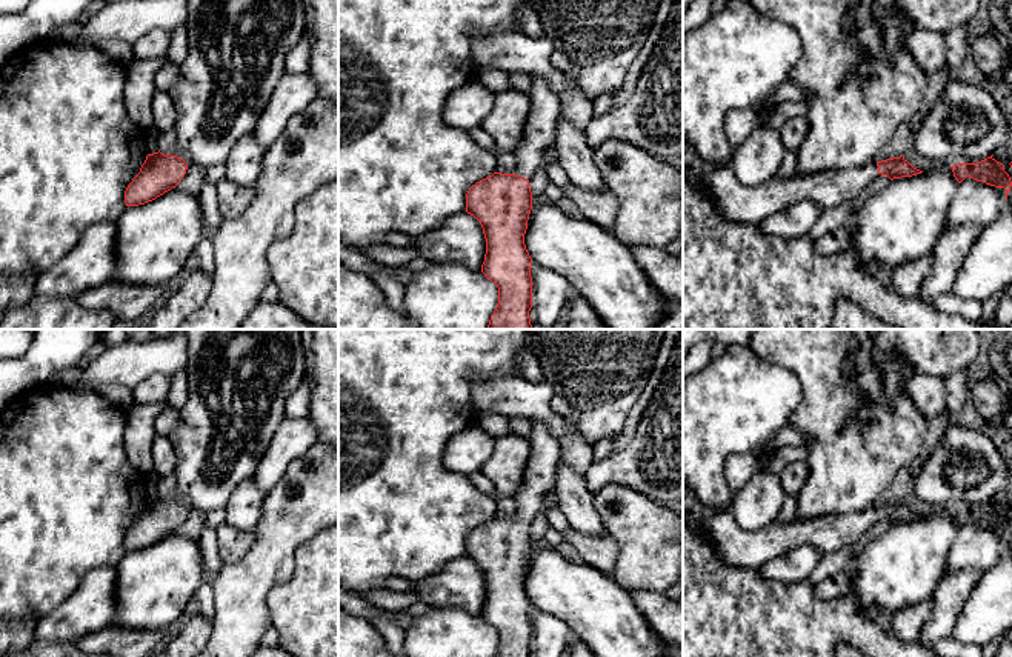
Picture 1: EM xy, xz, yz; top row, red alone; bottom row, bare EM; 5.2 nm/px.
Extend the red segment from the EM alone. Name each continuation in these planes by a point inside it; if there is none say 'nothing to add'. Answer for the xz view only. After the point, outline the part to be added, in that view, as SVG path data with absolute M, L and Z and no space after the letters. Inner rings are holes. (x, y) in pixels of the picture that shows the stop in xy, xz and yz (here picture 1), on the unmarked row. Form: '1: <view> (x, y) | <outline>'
1: xz (545, 457) | M538 422L531 423L531 426L526 472L512 497L515 505L514 519L528 525L541 511L544 494L552 489L561 462L558 440L549 428Z

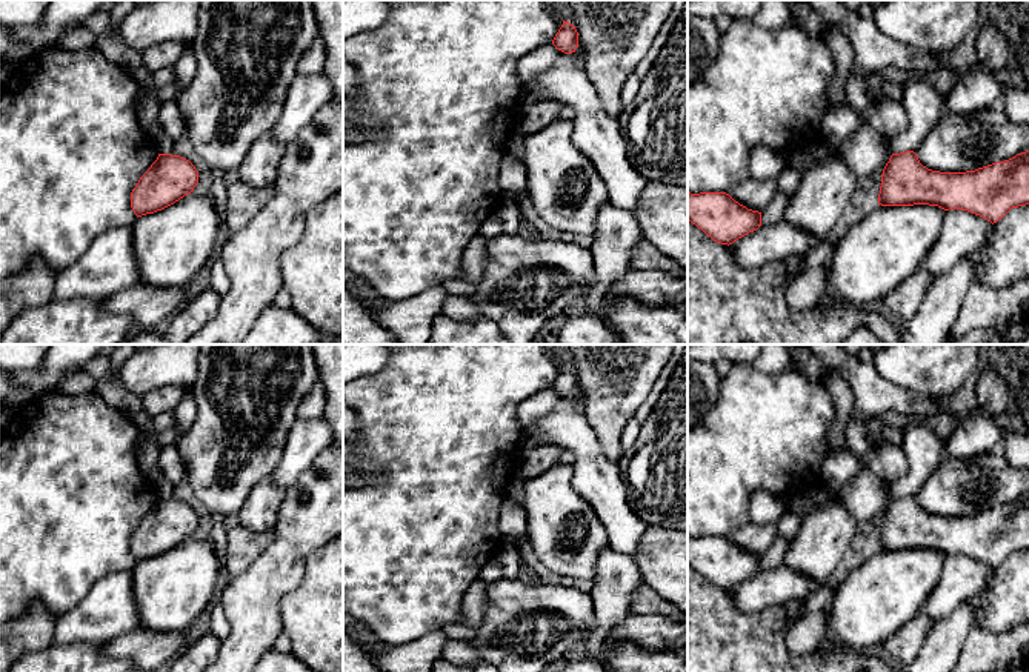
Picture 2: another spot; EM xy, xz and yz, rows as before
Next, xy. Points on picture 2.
nothing to add

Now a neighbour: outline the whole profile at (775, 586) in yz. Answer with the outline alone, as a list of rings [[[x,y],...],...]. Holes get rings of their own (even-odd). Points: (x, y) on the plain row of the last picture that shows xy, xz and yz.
[[[781,564],[775,569],[760,571],[734,586],[731,592],[737,609],[752,614],[791,600],[804,600],[815,589],[817,584],[811,578]]]

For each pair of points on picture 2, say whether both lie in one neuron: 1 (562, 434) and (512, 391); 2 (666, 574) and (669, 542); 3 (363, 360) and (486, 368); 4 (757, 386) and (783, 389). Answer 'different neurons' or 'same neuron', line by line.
1: different neurons
2: same neuron
3: different neurons
4: same neuron

